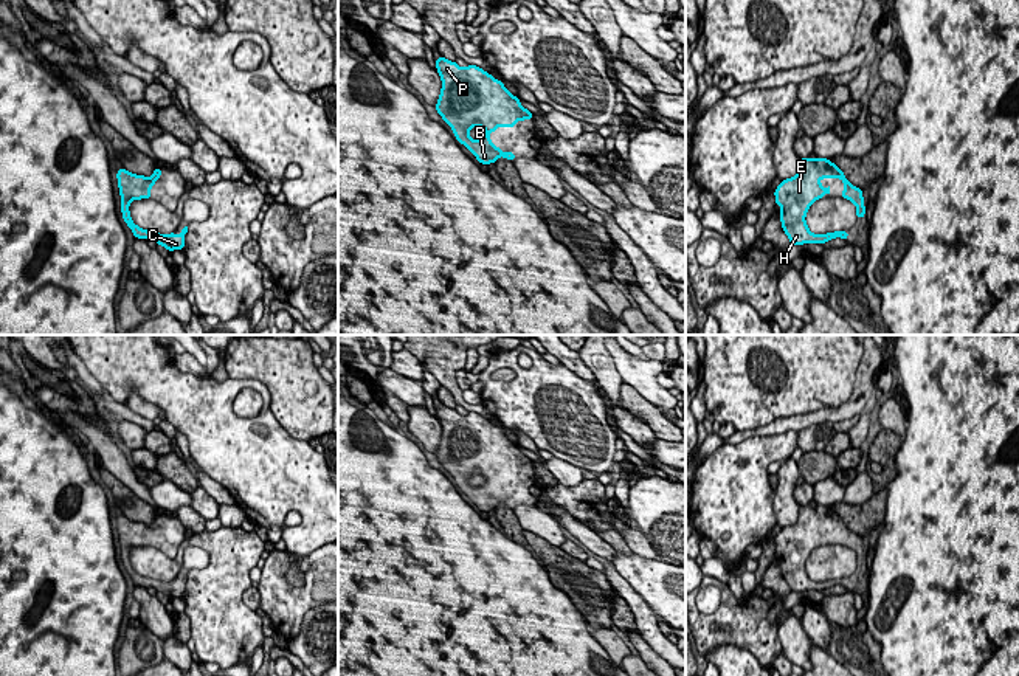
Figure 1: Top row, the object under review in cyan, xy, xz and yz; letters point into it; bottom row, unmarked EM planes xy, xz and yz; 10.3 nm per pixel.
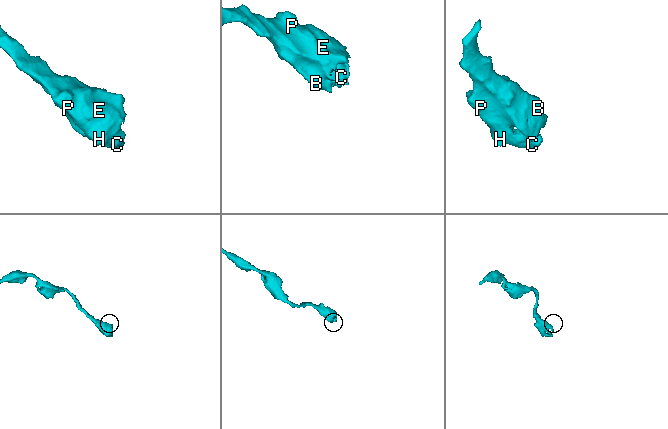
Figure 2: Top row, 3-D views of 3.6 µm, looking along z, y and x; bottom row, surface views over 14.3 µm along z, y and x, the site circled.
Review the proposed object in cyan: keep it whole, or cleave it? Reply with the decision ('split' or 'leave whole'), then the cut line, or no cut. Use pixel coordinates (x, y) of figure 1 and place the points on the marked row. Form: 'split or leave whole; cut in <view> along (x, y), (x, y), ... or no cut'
leave whole; no cut

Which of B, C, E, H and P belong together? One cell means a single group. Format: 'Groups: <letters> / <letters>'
Groups: B C E H P

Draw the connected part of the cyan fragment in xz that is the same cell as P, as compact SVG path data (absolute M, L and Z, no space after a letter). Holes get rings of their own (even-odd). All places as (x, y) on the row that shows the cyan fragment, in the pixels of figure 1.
M439 57L437 73L442 88L434 105L442 119L453 129L456 140L464 144L481 164L495 163L499 157L515 160L515 152L504 152L490 141L498 127L515 127L516 121L532 119L534 115L520 104L520 98L509 93L504 84L476 65L461 68L456 62ZM472 127L482 127L487 133L472 140Z

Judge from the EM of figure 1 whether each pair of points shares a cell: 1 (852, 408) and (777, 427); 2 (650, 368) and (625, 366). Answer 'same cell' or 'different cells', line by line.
1: same cell
2: same cell

